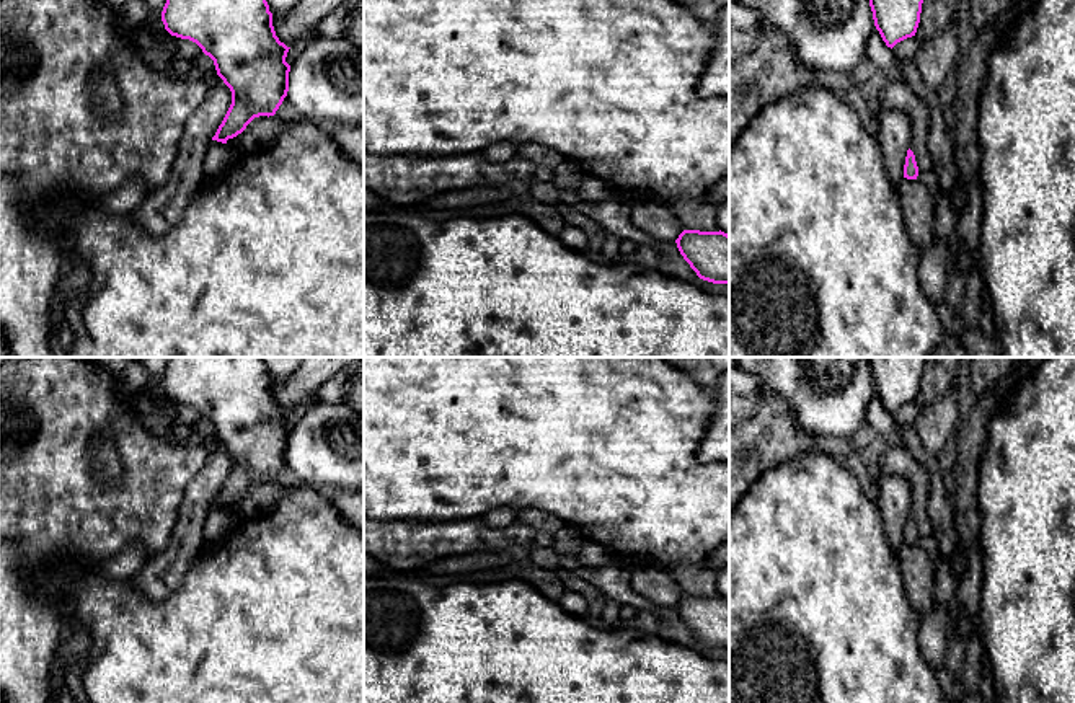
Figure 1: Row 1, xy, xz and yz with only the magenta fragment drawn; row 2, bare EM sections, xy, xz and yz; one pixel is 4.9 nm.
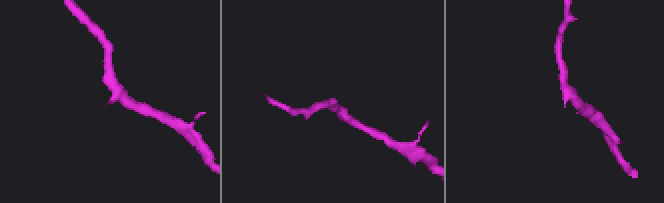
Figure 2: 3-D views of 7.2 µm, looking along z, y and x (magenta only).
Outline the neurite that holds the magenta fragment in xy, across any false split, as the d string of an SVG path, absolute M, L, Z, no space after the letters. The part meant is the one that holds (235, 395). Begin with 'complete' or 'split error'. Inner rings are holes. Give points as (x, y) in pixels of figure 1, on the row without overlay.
complete; M166 357L161 377L165 395L196 408L214 426L217 440L232 457L232 470L212 506L227 509L259 481L274 481L289 457L287 413L272 391L263 357Z

